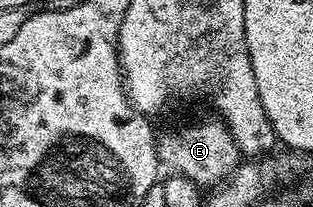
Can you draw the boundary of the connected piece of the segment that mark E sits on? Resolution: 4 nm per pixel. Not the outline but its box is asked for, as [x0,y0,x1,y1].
[155,116,241,188]

